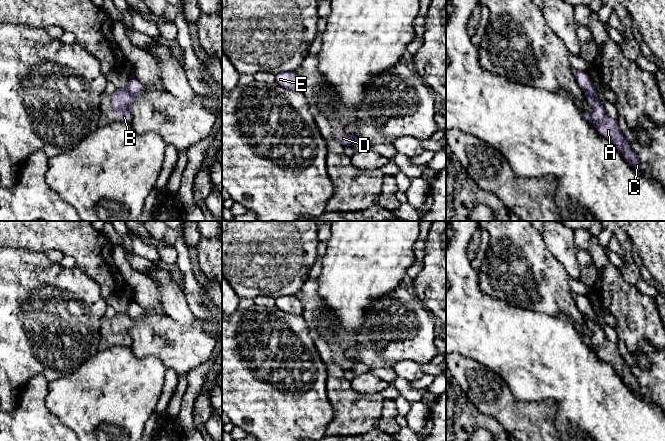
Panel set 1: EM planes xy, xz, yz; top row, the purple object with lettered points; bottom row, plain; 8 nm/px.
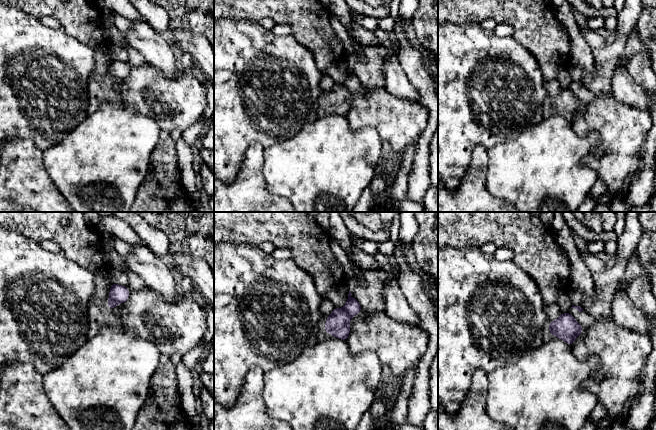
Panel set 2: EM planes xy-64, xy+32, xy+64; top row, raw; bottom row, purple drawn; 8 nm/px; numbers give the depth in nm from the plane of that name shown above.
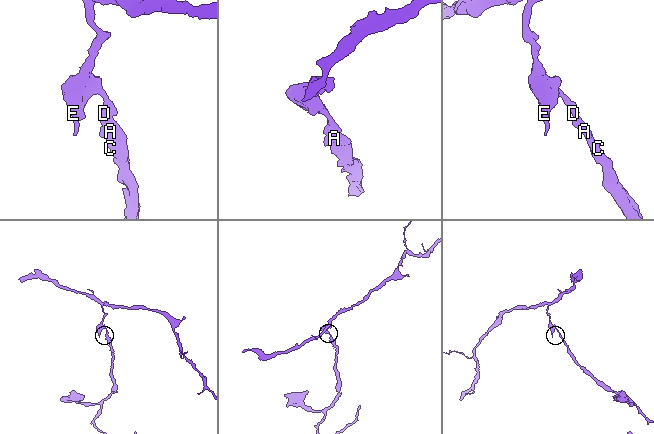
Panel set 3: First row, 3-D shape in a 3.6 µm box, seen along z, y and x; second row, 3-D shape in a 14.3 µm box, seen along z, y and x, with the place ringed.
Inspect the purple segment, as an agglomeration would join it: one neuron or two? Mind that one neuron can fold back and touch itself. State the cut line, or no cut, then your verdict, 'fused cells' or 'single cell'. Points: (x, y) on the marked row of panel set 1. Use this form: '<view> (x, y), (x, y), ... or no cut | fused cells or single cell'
xy (125, 89), (134, 99) | fused cells

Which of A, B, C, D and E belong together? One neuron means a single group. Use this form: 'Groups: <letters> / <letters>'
Groups: A B C D / E

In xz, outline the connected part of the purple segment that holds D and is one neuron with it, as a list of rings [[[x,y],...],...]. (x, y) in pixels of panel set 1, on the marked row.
[[[345,132],[339,133],[335,139],[342,145],[342,146],[352,146],[355,141],[355,136],[351,134],[347,134]]]

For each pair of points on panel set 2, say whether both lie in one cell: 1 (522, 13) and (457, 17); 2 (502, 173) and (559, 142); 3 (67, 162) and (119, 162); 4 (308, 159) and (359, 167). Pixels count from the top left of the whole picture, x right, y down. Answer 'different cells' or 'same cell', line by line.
1: same cell
2: same cell
3: same cell
4: same cell

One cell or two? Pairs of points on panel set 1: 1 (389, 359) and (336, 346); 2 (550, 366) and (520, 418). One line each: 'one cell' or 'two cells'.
1: two cells
2: two cells

